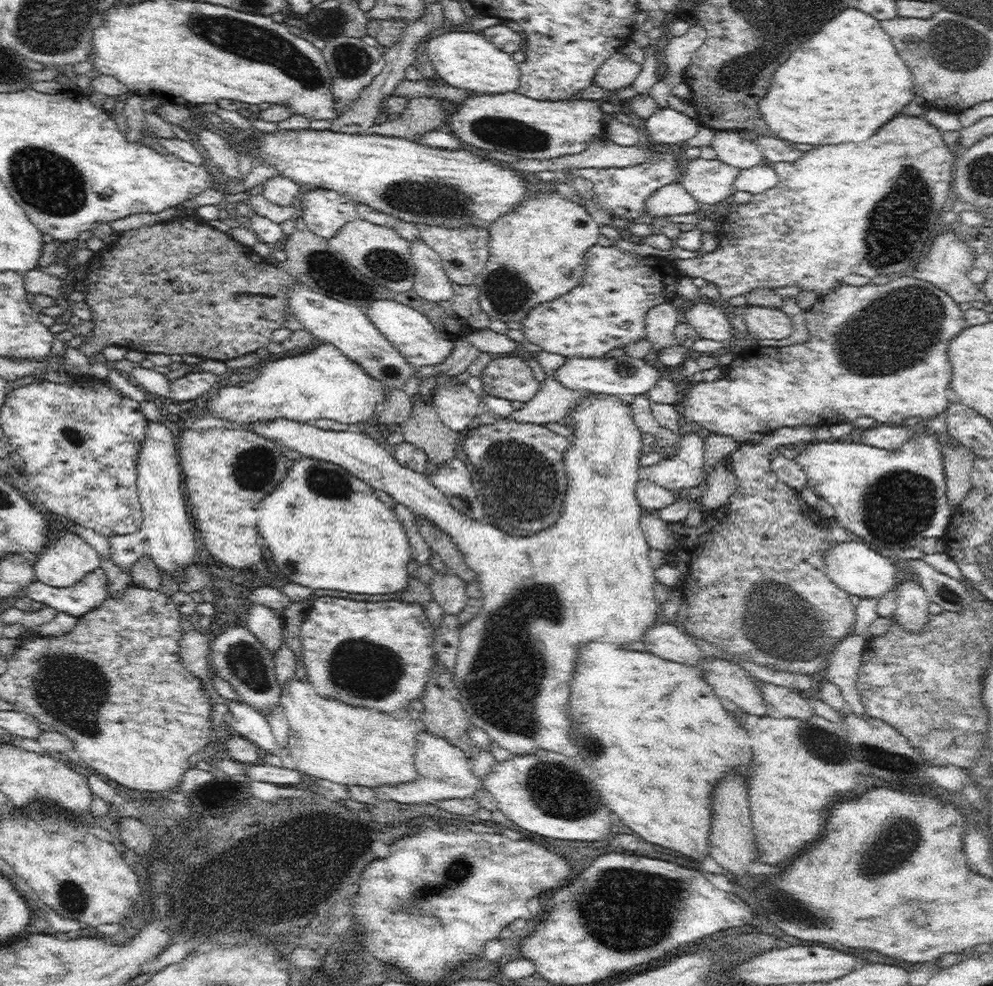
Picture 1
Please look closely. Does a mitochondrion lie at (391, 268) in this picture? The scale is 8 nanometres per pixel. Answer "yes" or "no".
yes

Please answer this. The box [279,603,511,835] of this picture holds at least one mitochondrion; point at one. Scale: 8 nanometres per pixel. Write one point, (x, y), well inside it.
(366, 669)

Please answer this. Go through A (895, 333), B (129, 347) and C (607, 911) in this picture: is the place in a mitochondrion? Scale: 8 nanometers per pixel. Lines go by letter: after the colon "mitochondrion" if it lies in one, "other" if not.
A: mitochondrion
B: other
C: mitochondrion

